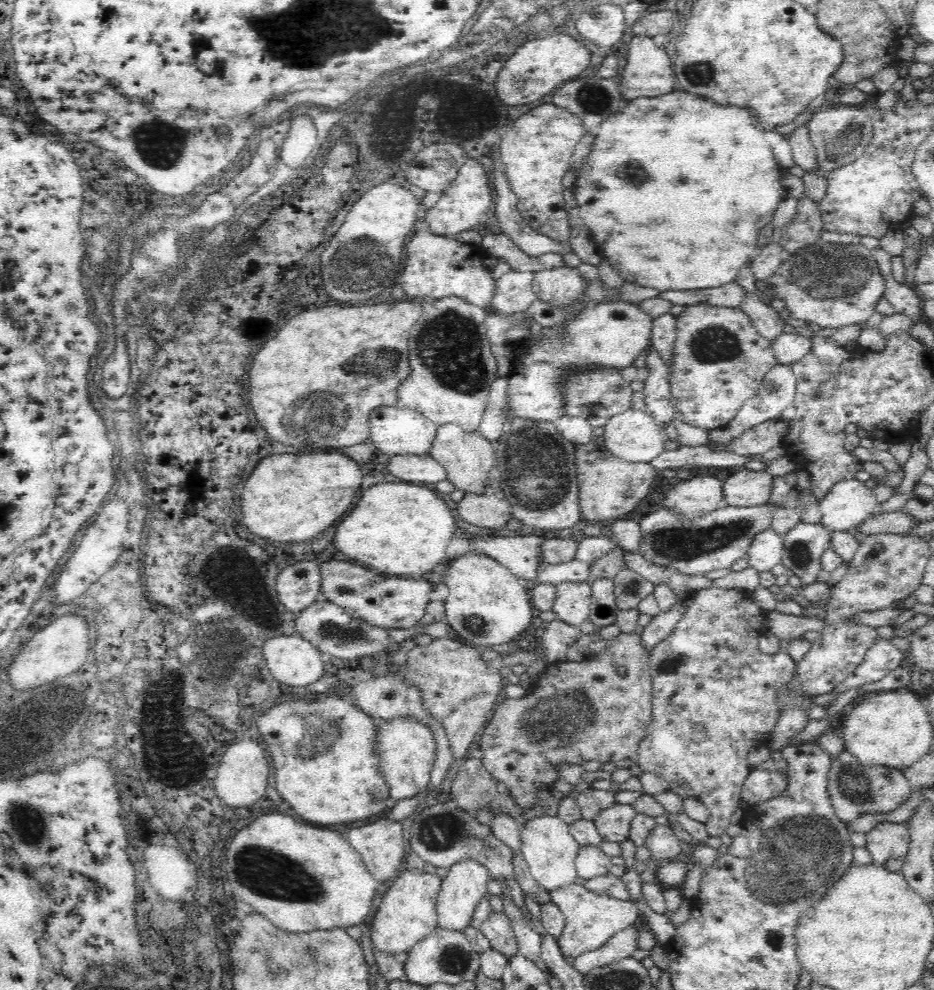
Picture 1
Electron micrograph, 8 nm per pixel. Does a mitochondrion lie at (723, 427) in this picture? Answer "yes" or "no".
no

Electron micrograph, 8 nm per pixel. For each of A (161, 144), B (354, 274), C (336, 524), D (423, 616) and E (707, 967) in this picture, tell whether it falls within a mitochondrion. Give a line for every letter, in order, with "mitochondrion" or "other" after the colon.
A: mitochondrion
B: mitochondrion
C: other
D: other
E: other

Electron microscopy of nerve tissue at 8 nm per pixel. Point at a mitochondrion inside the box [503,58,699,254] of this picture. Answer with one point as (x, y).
(631, 172)

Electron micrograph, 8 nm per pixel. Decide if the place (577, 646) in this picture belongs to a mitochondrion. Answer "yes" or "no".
no

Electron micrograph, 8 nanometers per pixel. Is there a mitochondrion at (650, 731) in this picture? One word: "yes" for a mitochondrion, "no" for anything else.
no

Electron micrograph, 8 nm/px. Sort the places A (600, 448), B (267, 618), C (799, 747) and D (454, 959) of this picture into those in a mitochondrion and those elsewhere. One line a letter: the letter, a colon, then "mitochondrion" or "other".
A: other
B: other
C: other
D: mitochondrion

